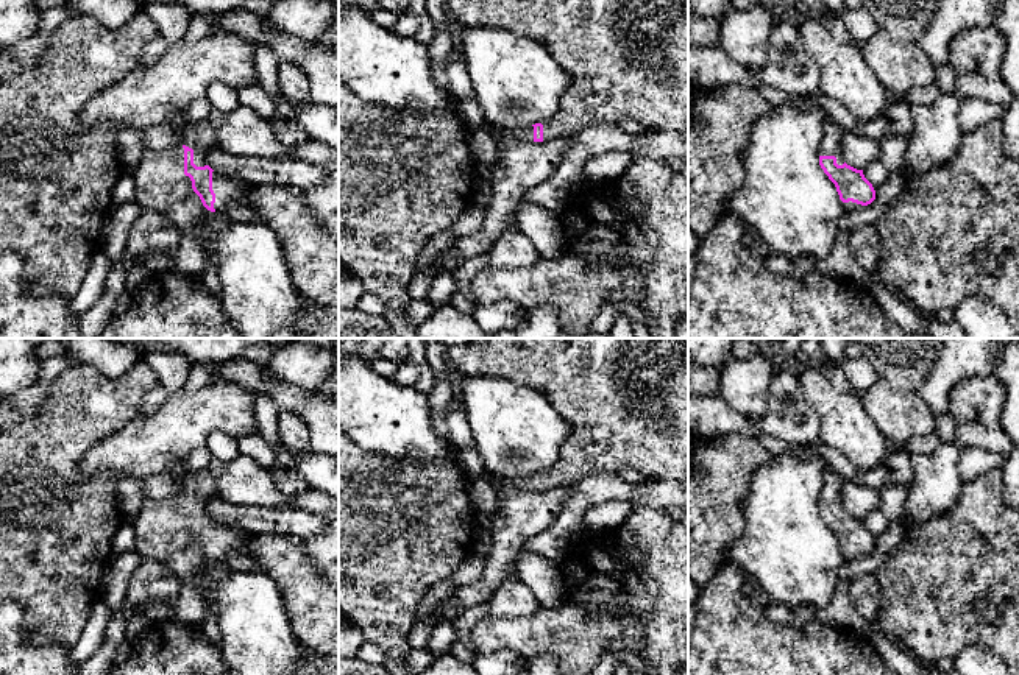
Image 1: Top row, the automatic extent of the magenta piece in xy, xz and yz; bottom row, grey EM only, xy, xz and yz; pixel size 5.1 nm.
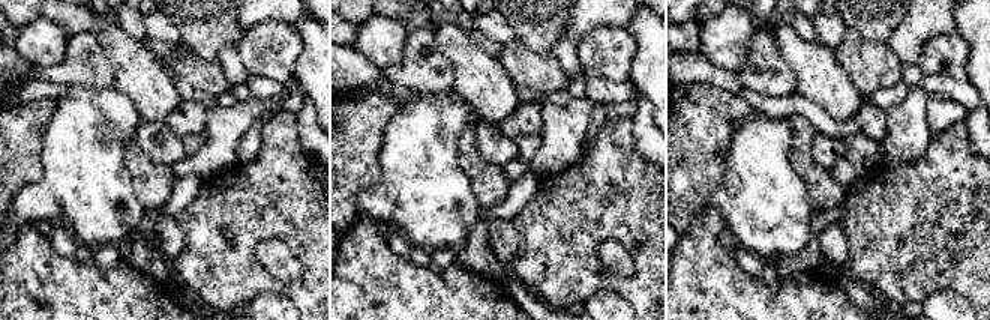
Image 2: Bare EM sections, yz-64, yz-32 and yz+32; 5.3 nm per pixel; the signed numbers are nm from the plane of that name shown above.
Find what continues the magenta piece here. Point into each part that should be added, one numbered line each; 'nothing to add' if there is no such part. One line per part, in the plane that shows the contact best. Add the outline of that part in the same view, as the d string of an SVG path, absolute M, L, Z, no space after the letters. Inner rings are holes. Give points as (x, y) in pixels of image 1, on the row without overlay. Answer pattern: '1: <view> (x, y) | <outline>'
1: xy (159, 527) | M208 468L186 474L181 496L164 500L145 499L133 521L136 550L142 557L126 591L126 602L134 606L175 602L179 595L179 578L165 560L194 539L190 527L184 524L184 494L194 499L197 516L208 514L208 502L218 499Z

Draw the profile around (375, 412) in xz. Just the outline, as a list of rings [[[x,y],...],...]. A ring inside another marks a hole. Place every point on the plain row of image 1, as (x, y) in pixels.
[[[339,354],[339,427],[365,451],[395,458],[451,458],[456,451],[434,429],[428,394],[378,374],[370,362]]]

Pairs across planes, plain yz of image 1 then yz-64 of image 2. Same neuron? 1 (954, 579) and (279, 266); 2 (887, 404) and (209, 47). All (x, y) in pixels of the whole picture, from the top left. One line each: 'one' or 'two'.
1: two
2: two

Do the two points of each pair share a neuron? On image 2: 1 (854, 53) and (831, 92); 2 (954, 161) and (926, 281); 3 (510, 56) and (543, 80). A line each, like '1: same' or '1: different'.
1: different
2: same
3: same

